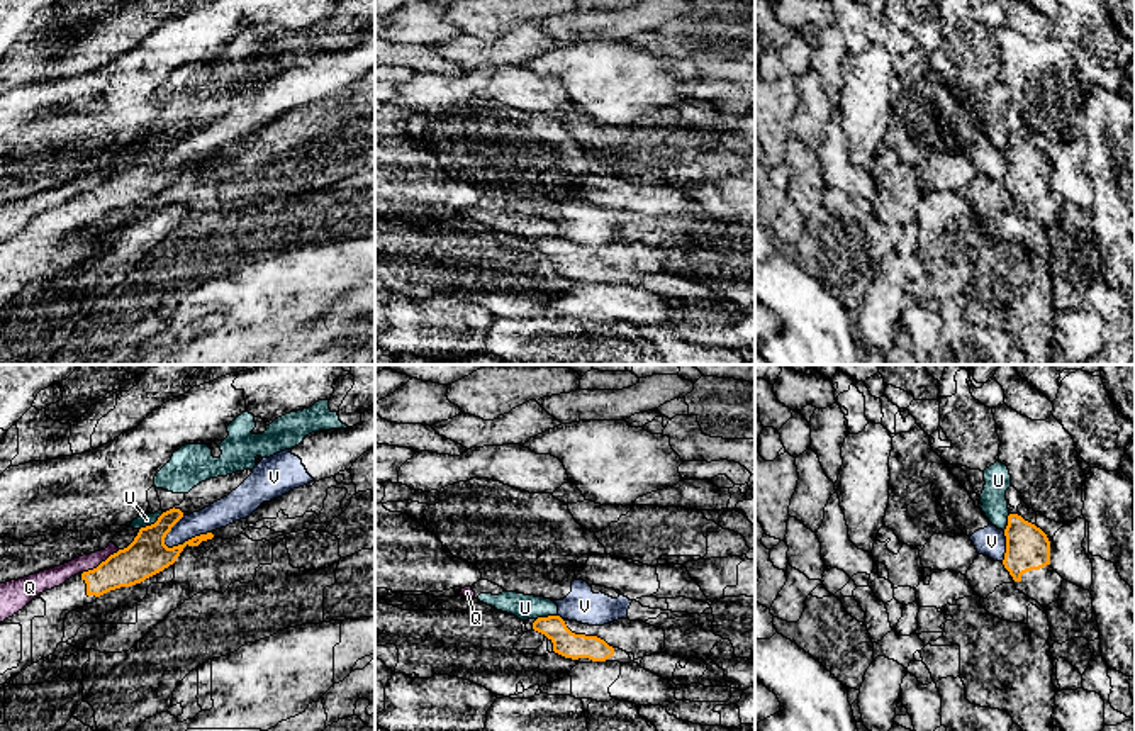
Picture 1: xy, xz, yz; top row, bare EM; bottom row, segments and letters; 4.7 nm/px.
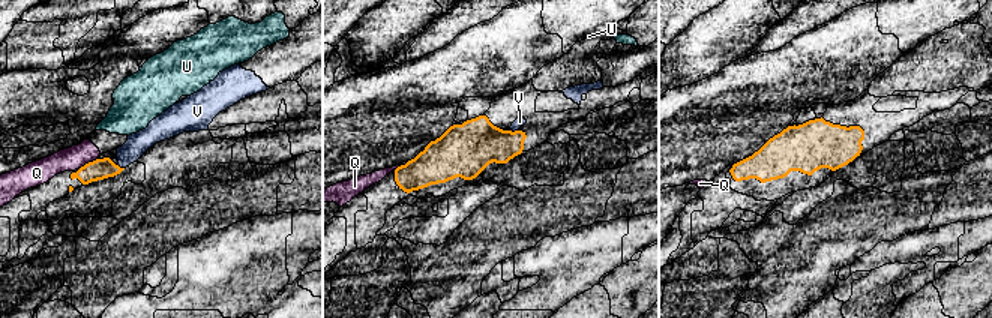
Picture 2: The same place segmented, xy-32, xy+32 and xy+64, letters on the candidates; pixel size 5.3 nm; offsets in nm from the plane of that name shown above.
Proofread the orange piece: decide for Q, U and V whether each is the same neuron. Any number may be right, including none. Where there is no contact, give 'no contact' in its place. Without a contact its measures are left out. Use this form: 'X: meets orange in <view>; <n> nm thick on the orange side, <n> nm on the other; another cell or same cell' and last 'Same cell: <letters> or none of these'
Q: meets orange in xy; 190 nm thick on the orange side, 90 nm on the other; another cell
U: meets orange in xy; 190 nm thick on the orange side, 60 nm on the other; another cell
V: meets orange in xy; 190 nm thick on the orange side, 130 nm on the other; another cell
Same cell: none of these

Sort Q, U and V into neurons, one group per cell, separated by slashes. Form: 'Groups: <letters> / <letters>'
Groups: Q U / V

